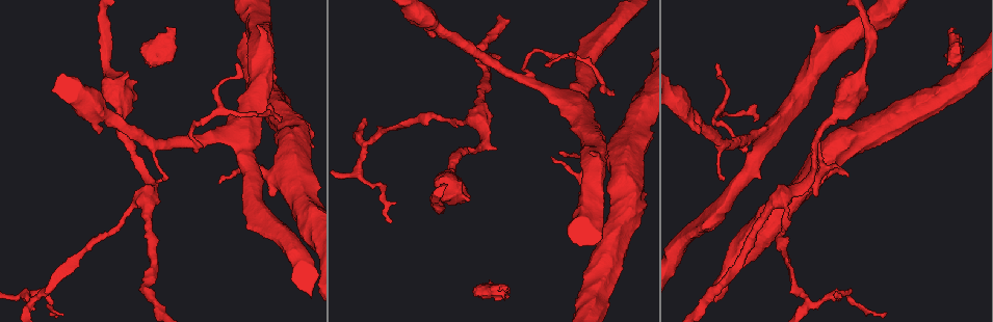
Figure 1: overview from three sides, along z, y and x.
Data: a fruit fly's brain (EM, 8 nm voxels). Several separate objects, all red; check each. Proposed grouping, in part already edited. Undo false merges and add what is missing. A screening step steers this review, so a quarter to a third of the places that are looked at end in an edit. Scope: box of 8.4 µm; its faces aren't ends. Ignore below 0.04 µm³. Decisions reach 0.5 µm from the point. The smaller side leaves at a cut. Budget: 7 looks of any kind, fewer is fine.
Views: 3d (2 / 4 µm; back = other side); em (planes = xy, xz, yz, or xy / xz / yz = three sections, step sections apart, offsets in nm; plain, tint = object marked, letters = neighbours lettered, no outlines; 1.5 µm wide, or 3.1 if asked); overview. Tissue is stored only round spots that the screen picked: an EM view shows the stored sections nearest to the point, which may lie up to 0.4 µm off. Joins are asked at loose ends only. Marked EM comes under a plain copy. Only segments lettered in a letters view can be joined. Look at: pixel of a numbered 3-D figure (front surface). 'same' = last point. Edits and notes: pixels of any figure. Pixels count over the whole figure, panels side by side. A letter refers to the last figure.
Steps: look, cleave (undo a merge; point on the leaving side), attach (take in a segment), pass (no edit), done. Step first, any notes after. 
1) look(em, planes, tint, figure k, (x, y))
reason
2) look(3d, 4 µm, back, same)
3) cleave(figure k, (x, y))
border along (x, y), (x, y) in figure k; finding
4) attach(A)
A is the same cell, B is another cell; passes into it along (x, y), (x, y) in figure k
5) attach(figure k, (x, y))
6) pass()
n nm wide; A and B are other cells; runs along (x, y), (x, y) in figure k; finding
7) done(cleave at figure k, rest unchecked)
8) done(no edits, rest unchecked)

look(em, planes, letters, figure 1, (121, 102))
thick turns thin

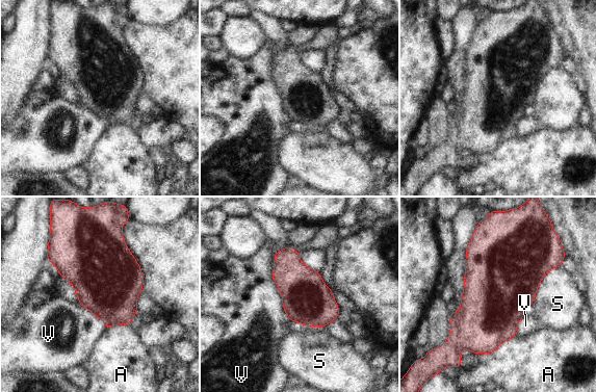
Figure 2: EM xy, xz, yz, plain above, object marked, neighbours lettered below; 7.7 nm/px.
pass()
A, S and V are other cells; border along (283, 247), (273, 280), (290, 320) in figure 2; one neuron here

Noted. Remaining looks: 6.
look(3d, 2 µm, figure 1, (755, 118))
branch stops here

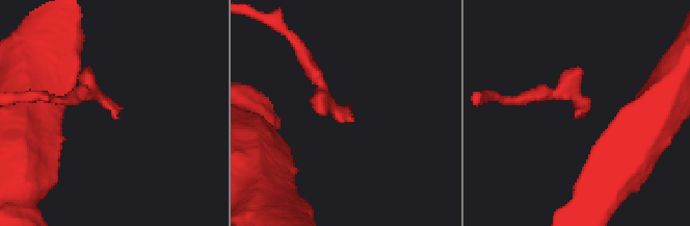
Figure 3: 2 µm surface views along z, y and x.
look(em, xz, step 4, tint, figure 3, (117, 113))
now the EM

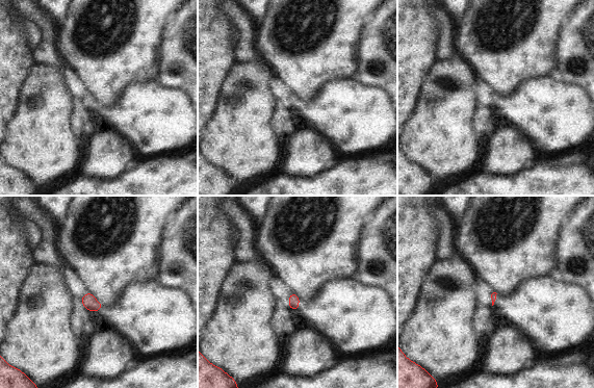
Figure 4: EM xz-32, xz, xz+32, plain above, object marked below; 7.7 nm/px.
look(em, planes, letters, same)
another direction

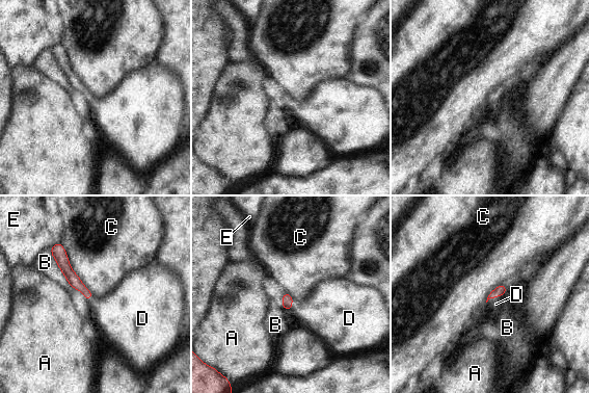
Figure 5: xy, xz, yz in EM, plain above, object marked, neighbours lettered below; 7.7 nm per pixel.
attach(figure 5, (495, 304))
70 nm wide; D is the same cell, A, B, C and E are other cells; passes into it along (501, 289), (494, 296), (495, 304) in figure 5; it goes on there

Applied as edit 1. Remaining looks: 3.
look(3d, 4 µm, figure 1, (814, 129))
thin end

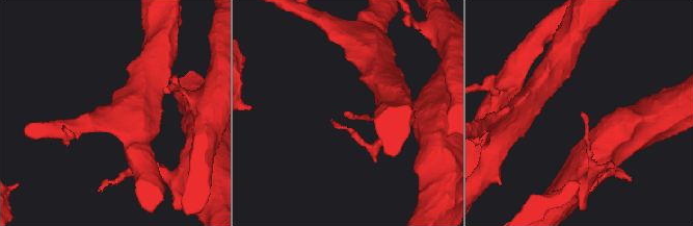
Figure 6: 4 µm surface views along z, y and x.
look(em, planes, letters, figure 6, (581, 115))

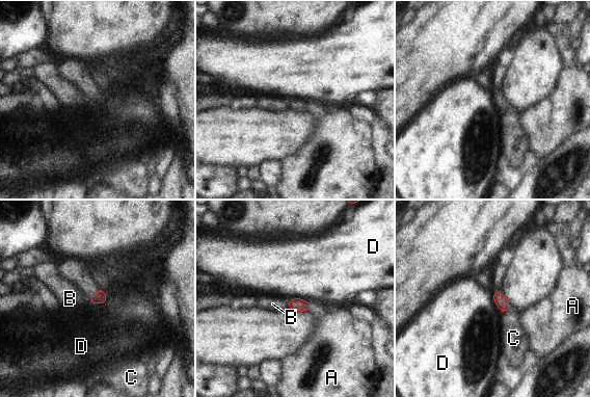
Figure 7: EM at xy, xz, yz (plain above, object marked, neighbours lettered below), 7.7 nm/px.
pass()
90 nm wide; A, B, C and D are other cells; none of them fits

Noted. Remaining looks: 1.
done(attach at figure 5, rest unchecked)

